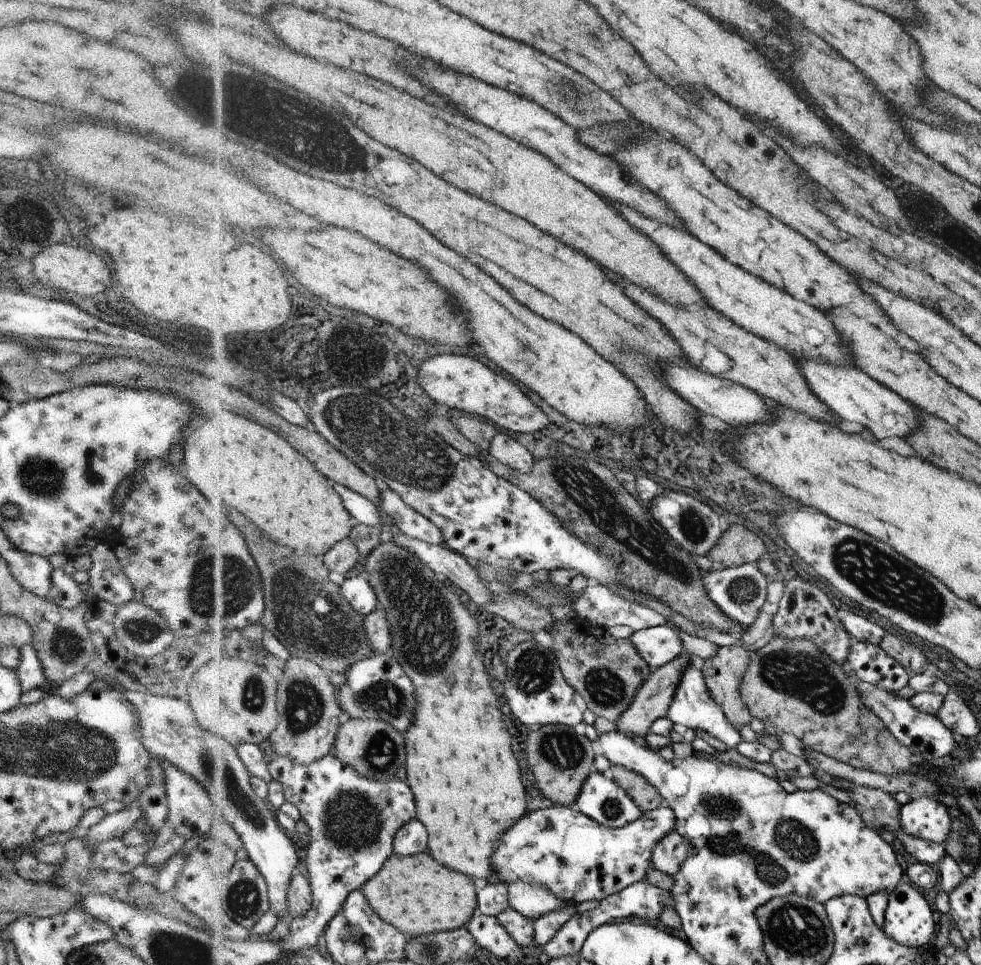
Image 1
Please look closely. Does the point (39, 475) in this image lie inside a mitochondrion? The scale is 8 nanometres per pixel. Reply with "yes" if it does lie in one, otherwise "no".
yes

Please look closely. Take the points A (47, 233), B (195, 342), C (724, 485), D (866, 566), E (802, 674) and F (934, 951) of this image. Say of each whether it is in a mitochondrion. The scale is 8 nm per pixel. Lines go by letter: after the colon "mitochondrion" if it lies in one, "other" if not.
A: mitochondrion
B: other
C: other
D: mitochondrion
E: mitochondrion
F: other

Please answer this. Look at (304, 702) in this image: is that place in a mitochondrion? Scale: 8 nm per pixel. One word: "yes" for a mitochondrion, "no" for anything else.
yes

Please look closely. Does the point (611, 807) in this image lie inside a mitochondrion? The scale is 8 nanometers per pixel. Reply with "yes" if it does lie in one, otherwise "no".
yes

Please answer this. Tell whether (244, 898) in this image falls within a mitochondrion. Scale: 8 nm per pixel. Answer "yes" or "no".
yes

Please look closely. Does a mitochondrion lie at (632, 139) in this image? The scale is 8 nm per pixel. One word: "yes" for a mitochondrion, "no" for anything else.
no

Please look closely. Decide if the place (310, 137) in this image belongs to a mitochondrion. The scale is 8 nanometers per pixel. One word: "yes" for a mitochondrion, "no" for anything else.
yes

